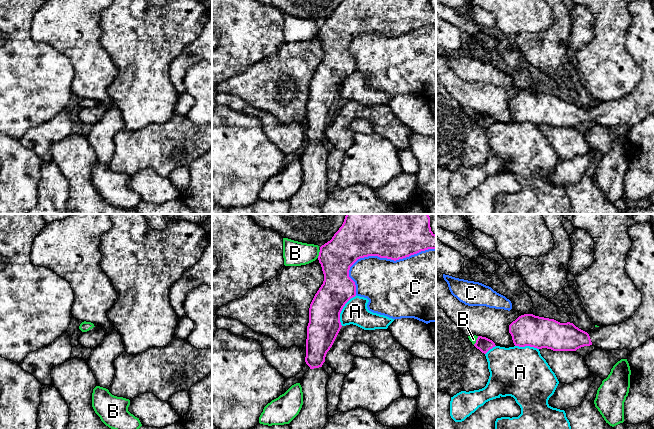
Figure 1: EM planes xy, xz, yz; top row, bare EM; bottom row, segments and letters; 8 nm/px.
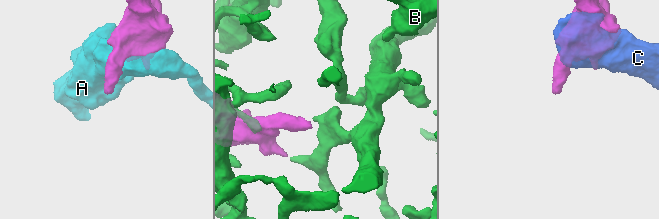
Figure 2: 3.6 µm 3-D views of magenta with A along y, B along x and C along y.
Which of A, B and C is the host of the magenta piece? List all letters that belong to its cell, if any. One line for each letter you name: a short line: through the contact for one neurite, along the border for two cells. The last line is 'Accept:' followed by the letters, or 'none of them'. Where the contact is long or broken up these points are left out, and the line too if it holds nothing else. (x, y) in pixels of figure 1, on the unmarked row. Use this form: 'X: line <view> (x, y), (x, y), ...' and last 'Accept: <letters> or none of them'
Accept: none of them

